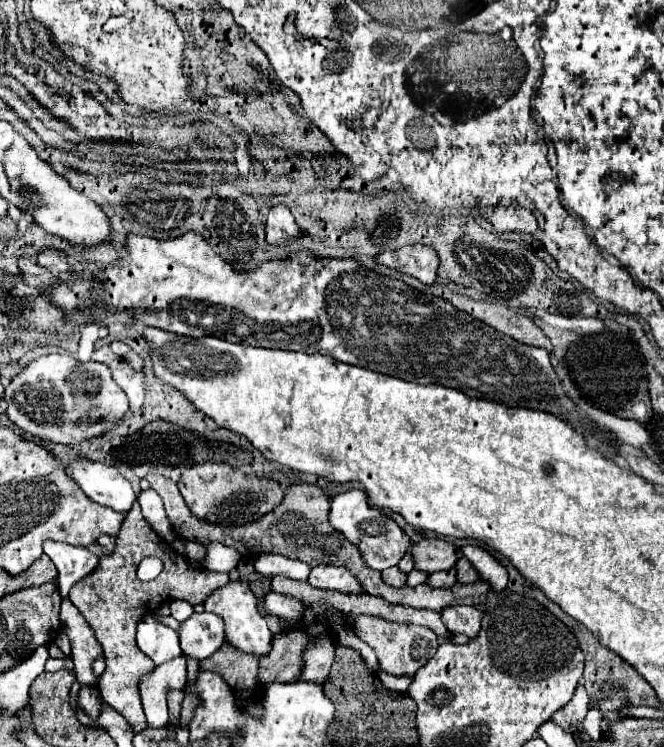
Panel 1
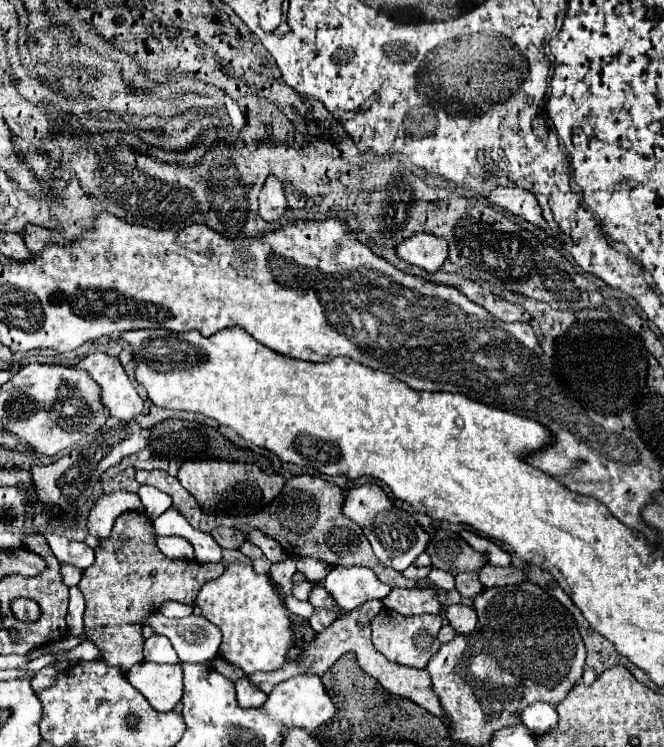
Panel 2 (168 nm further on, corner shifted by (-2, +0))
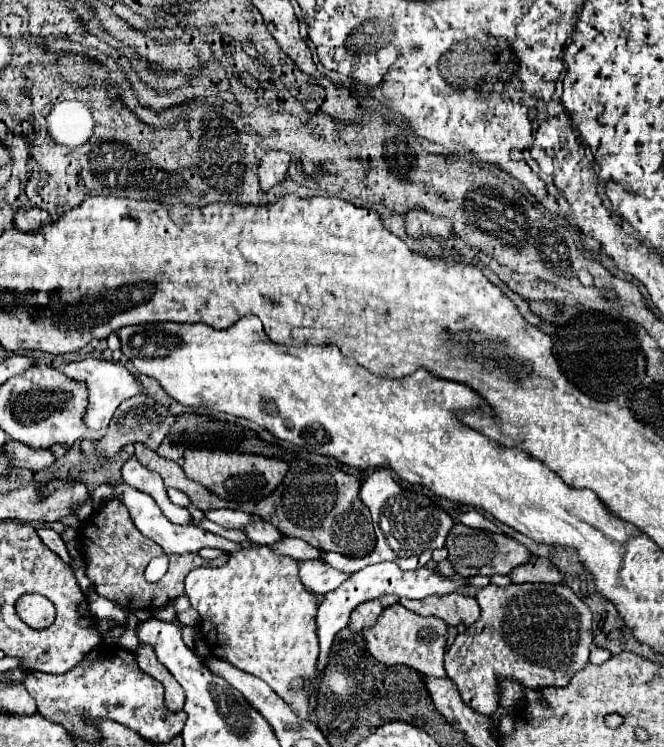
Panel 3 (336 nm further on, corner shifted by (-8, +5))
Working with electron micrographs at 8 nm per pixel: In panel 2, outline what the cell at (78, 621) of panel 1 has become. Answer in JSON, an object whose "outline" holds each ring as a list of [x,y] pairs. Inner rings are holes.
{"outline":[[[62,564],[62,566],[60,566],[60,572],[62,572],[62,578],[64,578],[64,582],[66,582],[68,586],[78,586],[80,576],[82,576],[82,570],[72,568],[70,564]]]}

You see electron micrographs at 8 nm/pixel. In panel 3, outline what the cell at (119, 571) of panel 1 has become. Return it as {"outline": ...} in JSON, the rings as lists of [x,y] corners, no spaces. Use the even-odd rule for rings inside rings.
{"outline":[[[106,503],[102,511],[92,513],[92,517],[86,521],[82,529],[82,545],[84,545],[86,575],[94,583],[96,593],[120,605],[122,609],[132,609],[132,611],[138,611],[138,609],[152,611],[168,605],[178,595],[184,595],[184,579],[192,569],[198,569],[204,565],[222,567],[226,563],[226,557],[220,557],[216,561],[206,561],[196,553],[174,555],[170,557],[168,573],[158,583],[148,583],[144,579],[144,569],[152,557],[160,557],[164,555],[164,551],[134,527],[130,513],[126,511],[126,507],[122,507],[122,503]]]}

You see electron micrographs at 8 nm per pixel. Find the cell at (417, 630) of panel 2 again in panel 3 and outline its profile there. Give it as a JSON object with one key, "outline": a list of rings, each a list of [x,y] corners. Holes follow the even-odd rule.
{"outline":[[[396,603],[386,607],[380,619],[376,621],[376,625],[364,631],[364,639],[366,639],[368,651],[386,665],[406,665],[424,675],[446,677],[446,671],[442,667],[442,657],[446,651],[448,625],[440,617],[424,617]]]}

